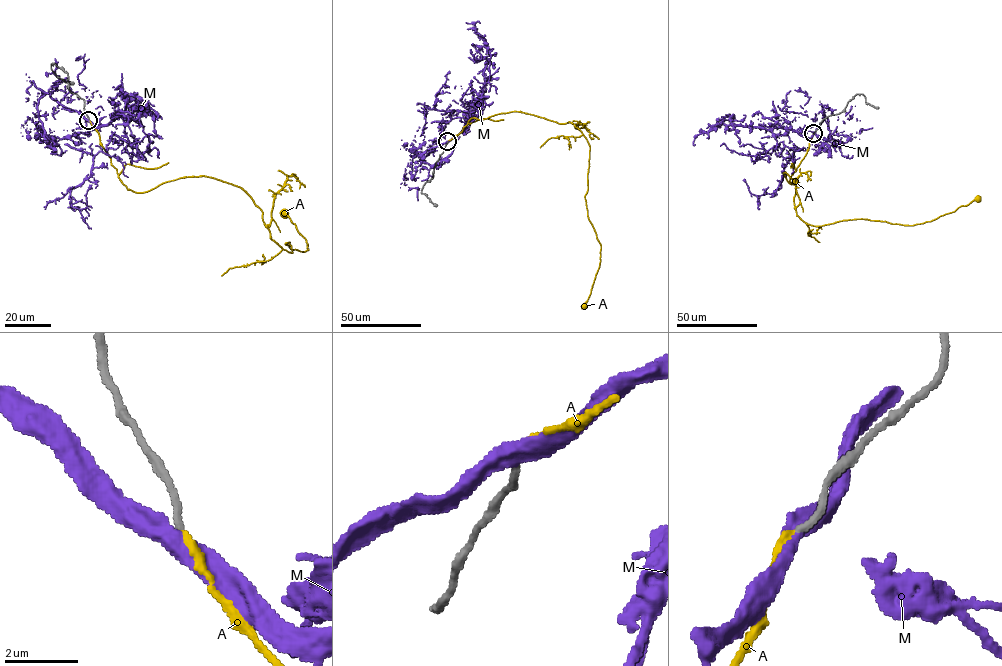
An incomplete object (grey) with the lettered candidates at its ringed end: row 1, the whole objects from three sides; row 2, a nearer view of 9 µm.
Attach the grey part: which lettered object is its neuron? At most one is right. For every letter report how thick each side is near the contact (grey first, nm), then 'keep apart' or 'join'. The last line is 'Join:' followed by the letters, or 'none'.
A: 200 nm thick on the grey side, 200 nm on the other; join
M: 200 nm thick on the grey side, 460 nm on the other; keep apart
Join: A

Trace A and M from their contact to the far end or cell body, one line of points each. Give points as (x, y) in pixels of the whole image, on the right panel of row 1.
A: (813, 134), (792, 184), (783, 173), (793, 180), (797, 214), (811, 225), (857, 219), (911, 225), (979, 199)
M: (813, 133), (733, 126), (739, 142), (766, 152), (796, 147), (775, 191), (754, 195), (744, 179)

